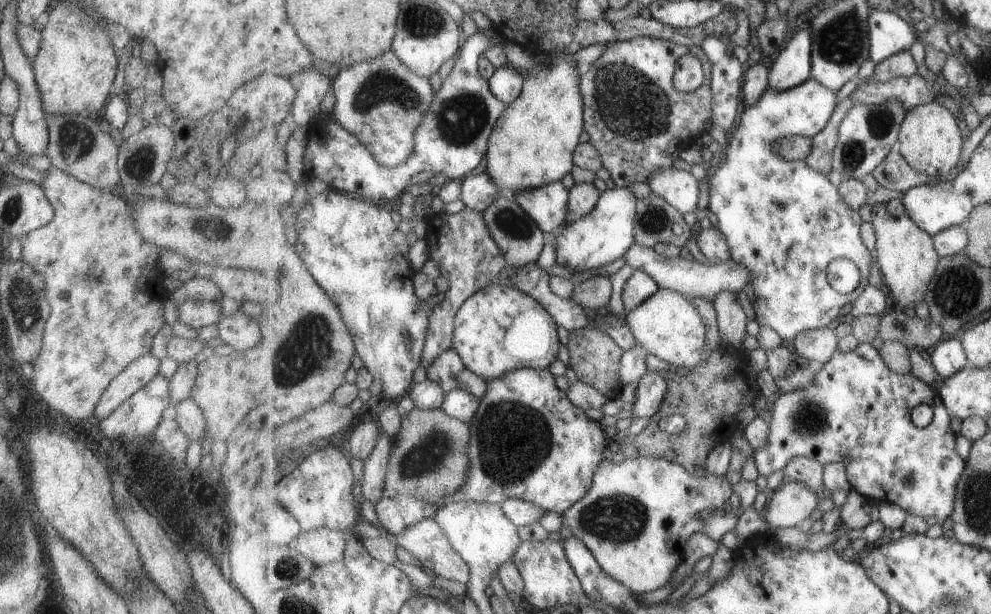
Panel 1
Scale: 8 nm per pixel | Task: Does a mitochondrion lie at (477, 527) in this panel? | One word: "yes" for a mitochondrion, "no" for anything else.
no

